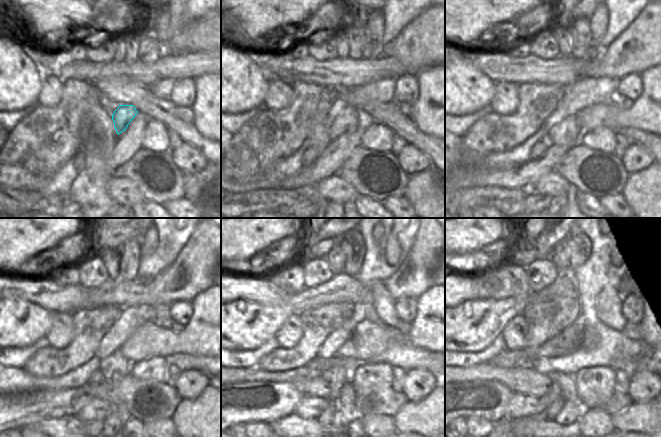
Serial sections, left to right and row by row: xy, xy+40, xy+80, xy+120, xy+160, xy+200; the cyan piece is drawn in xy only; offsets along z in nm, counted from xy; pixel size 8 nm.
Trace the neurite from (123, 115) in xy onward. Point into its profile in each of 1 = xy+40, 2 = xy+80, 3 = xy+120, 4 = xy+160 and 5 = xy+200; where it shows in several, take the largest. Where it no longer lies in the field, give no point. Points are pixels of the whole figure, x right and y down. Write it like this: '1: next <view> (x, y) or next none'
1: next xy+40 (346, 121)
2: next xy+80 (566, 133)
3: next xy+120 (113, 367)
4: next xy+160 (332, 370)
5: next xy+200 (546, 400)

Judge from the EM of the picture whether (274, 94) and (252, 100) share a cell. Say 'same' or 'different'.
different

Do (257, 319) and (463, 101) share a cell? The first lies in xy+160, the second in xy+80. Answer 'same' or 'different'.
same

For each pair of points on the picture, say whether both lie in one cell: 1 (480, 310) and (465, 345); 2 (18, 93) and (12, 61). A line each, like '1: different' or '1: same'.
1: same
2: same

